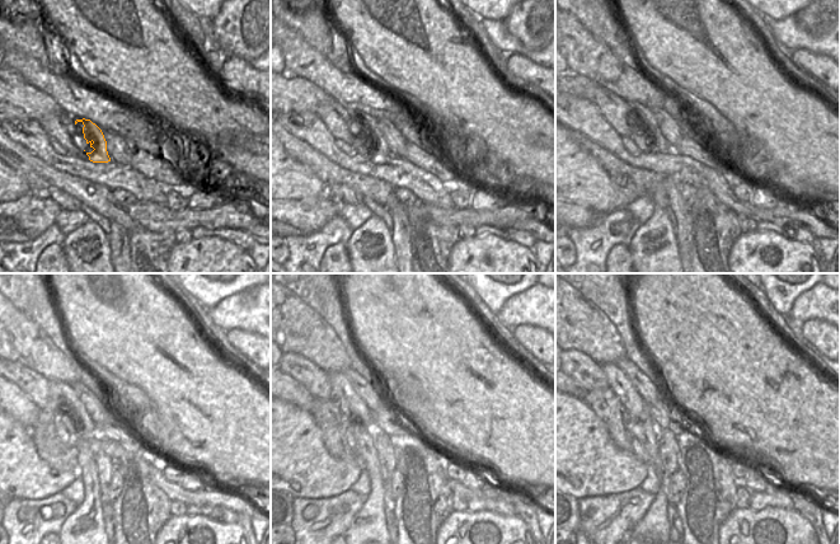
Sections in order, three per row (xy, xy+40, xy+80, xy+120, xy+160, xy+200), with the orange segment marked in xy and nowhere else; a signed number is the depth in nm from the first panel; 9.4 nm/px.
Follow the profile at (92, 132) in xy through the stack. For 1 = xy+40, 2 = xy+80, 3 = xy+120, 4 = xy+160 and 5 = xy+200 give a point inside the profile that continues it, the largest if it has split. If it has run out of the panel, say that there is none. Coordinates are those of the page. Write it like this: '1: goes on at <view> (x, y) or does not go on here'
1: goes on at xy+40 (372, 135)
2: goes on at xy+80 (658, 142)
3: goes on at xy+120 (65, 402)
4: goes on at xy+160 (351, 404)
5: goes on at xy+200 (618, 380)

